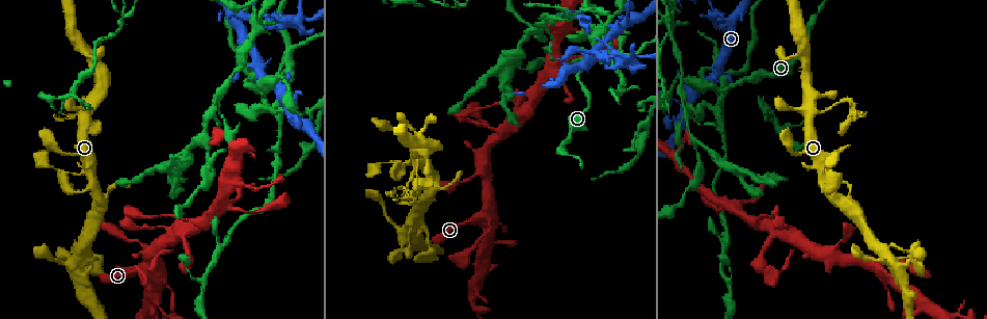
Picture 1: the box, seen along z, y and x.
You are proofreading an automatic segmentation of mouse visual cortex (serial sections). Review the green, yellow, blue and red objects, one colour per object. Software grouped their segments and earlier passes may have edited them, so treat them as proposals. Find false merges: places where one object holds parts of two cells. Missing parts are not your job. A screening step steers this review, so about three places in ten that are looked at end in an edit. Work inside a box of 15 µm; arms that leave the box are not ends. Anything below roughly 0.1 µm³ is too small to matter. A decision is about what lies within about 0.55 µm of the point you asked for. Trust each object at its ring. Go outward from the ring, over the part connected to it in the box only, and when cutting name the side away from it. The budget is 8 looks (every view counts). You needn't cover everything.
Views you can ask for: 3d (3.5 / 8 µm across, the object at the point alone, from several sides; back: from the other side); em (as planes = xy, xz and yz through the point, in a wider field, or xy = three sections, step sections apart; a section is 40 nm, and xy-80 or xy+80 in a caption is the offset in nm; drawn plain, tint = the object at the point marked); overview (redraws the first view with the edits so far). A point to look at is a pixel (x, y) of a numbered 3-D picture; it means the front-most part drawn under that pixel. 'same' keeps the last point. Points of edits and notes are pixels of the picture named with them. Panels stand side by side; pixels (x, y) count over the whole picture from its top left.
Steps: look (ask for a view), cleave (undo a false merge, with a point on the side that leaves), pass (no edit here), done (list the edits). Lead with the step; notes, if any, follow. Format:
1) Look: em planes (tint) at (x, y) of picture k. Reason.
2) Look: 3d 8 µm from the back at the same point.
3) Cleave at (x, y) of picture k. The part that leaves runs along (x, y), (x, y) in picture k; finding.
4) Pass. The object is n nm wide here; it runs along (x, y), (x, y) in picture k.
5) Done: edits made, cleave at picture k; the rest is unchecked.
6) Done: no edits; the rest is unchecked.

Look: 3d 3.5 µm at (726, 19) of picture 1. Three-way junction.

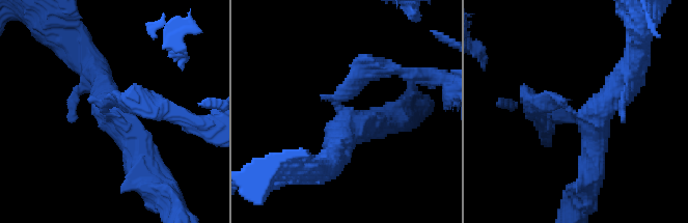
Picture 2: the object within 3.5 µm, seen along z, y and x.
Look: em xy step 5 (tint) at (572, 109) of picture 2. 3 arms meet here; the arms are 300, 350, 400 nm wide.

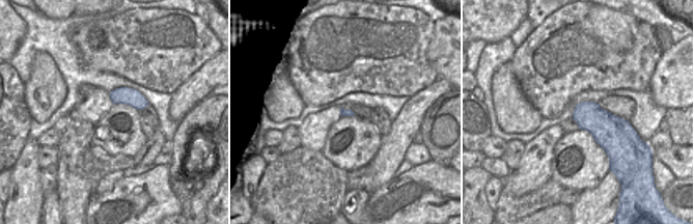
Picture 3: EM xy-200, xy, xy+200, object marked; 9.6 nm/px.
Cleave at (351, 77) of picture 2. The object is 70 nm wide here; the part that leaves runs along (339, 108), (370, 68), (415, 74) in picture 2; a second cell is stuck on.

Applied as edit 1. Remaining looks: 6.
Look: 3d 3.5 µm at (850, 105) of picture 1. Abrupt turn.

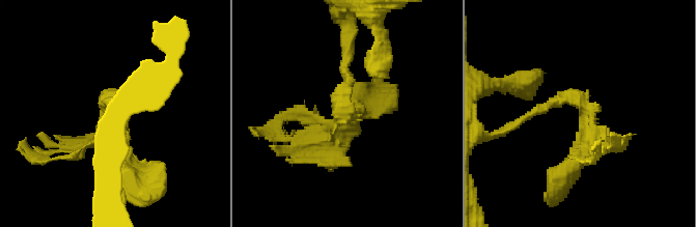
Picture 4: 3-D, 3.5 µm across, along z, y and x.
Look: em xy step 1 (tint) at (350, 117) of picture 4.

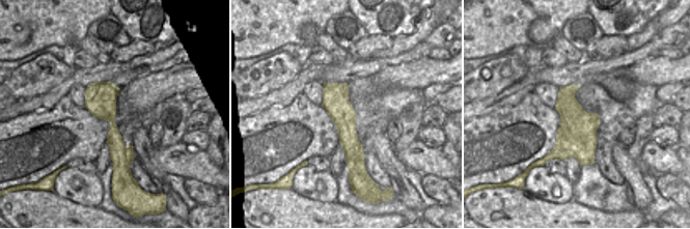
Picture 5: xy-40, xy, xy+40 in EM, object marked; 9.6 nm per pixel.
Pass. It runs along (113, 110), (126, 170), (135, 179) in picture 4; continuous, no second cell.

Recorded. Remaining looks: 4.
Look: 3d 3.5 µm at (155, 271) of picture 1. Abrupt turn.

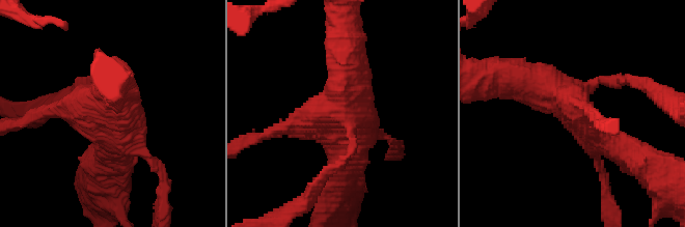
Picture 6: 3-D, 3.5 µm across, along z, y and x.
Look: em xy step 5 (tint) at (335, 108) of picture 6. Need the tissue.

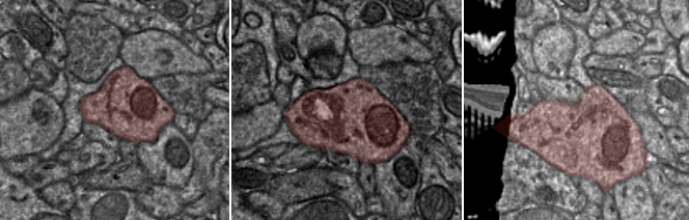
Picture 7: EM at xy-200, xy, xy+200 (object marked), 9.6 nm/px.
Pass. It runs along (271, 133), (345, 102), (345, 51) in picture 6; one cell here.

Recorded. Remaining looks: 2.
Done: edits made, cleave at picture 2; the rest is unchecked.

